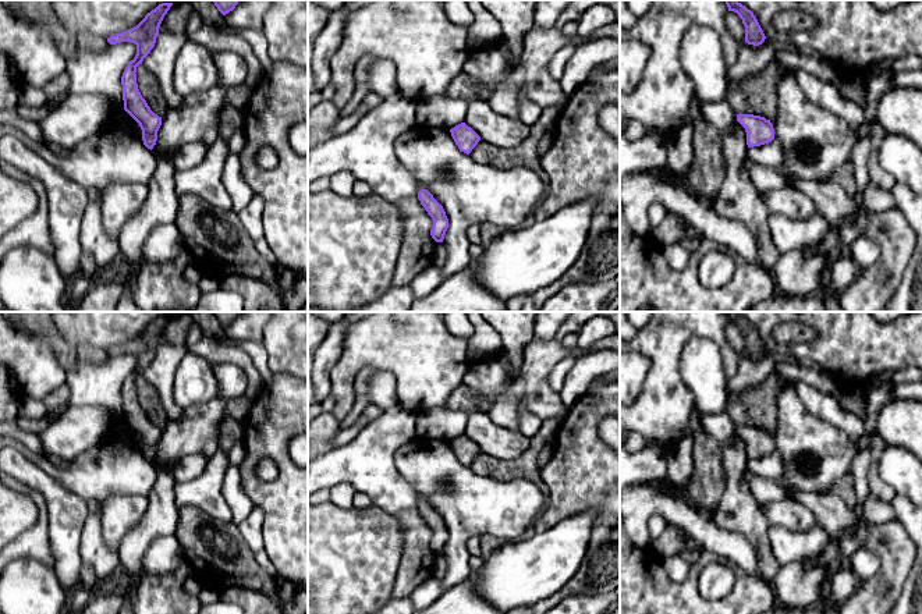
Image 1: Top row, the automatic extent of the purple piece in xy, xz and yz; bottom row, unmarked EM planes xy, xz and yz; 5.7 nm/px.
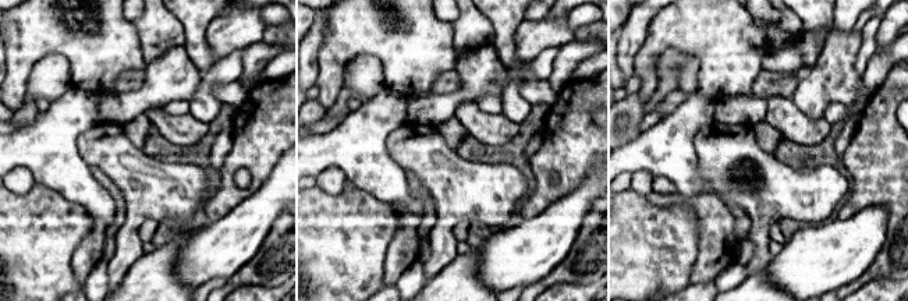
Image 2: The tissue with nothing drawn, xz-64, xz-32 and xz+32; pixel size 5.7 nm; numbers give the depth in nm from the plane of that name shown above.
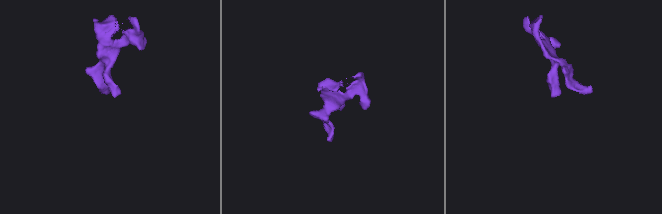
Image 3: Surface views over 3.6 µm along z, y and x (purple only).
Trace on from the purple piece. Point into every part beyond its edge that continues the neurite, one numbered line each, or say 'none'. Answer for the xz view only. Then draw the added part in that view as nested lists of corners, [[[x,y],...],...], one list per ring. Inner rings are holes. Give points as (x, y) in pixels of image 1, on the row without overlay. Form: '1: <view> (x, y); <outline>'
none

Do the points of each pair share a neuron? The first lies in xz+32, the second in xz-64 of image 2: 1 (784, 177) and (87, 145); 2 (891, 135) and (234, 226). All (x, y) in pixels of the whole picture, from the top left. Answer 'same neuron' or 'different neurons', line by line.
1: same neuron
2: different neurons

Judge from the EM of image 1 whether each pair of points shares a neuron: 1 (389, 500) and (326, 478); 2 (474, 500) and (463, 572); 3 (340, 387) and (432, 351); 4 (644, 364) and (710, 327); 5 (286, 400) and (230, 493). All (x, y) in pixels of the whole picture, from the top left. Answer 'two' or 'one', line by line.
1: one
2: one
3: one
4: two
5: two

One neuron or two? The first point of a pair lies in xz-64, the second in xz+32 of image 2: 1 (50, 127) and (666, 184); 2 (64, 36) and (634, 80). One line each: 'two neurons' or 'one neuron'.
1: two neurons
2: two neurons

